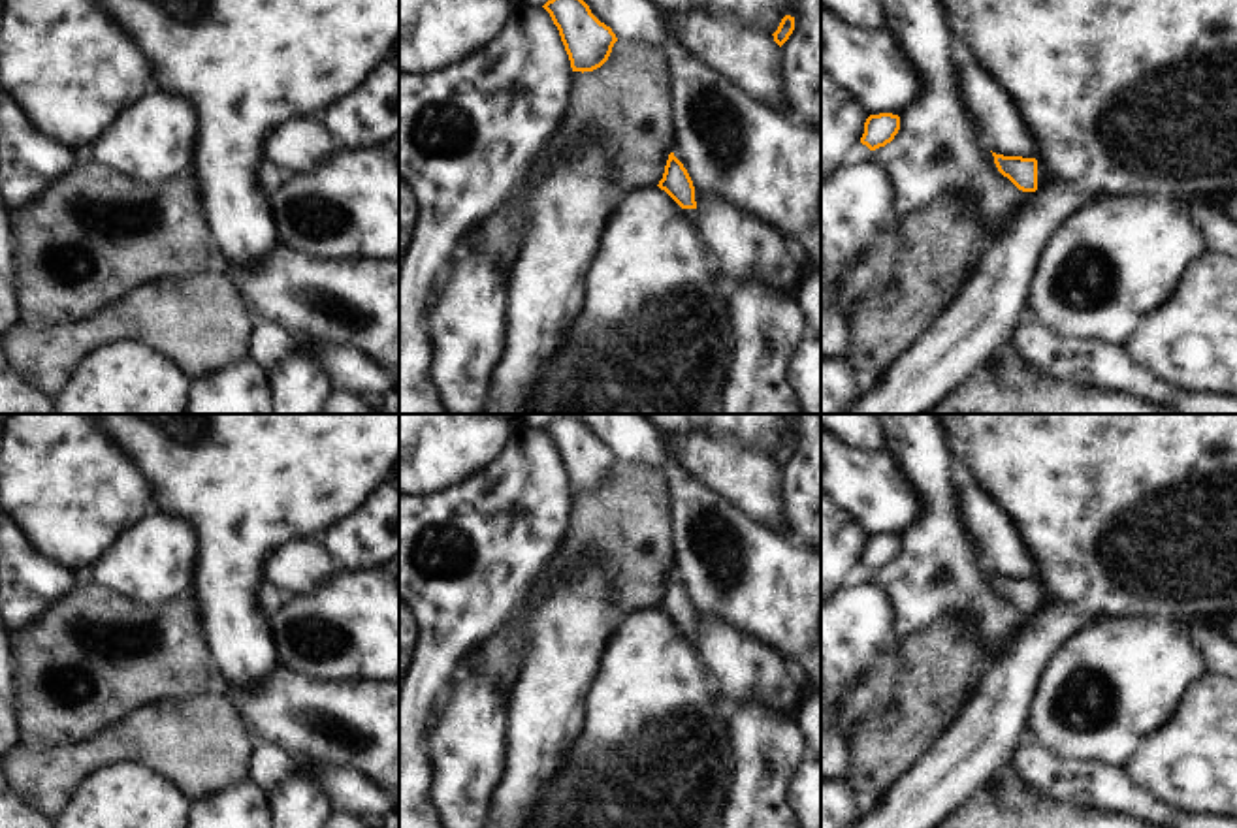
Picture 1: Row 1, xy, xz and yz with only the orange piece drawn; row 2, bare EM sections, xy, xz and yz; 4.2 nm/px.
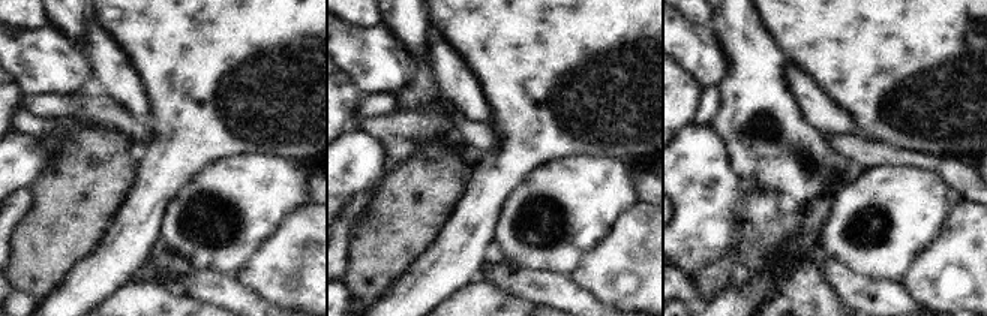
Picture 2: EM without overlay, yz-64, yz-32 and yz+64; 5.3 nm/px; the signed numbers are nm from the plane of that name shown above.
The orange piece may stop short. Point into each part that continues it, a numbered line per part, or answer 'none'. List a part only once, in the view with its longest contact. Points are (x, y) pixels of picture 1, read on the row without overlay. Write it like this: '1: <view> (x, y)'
1: yz (1045, 597)

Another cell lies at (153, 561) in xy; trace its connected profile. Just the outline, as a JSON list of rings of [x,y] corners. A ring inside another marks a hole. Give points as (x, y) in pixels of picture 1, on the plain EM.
[[[162,512],[126,529],[87,570],[87,578],[134,602],[158,606],[190,591],[198,538],[186,519]]]

